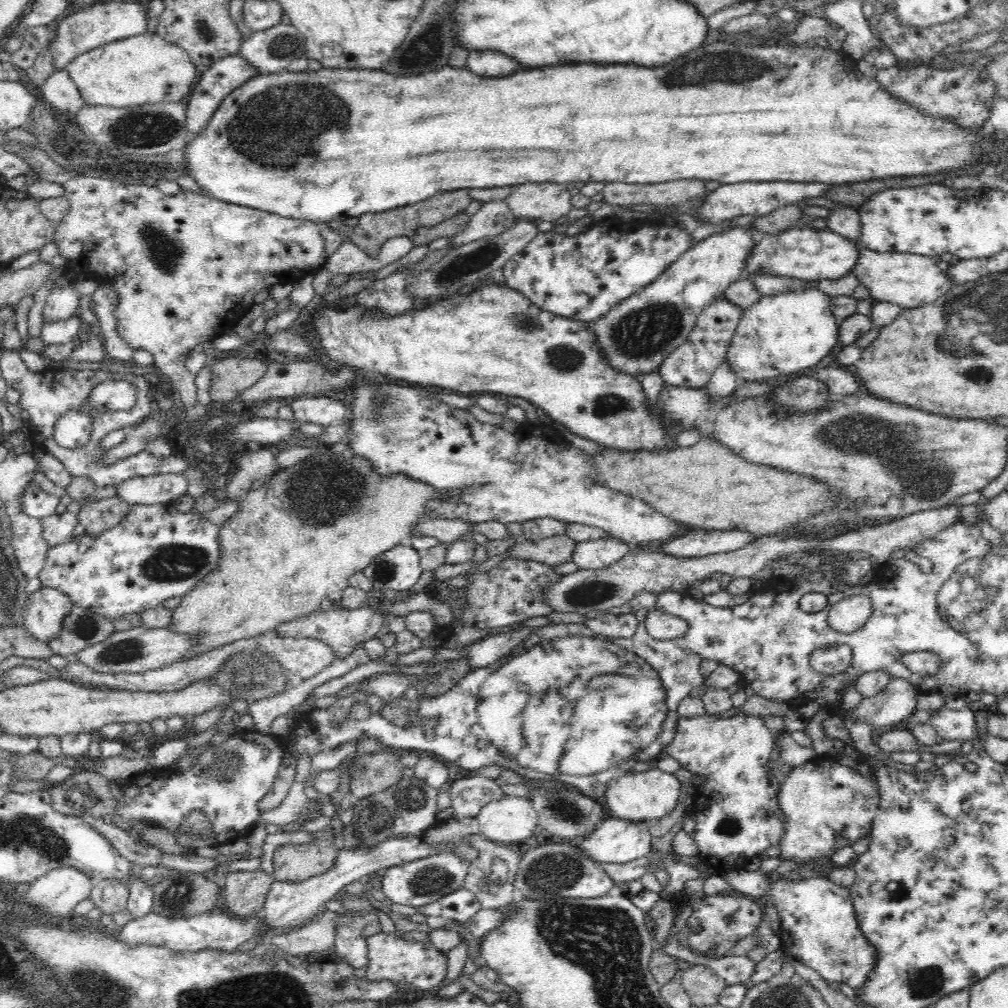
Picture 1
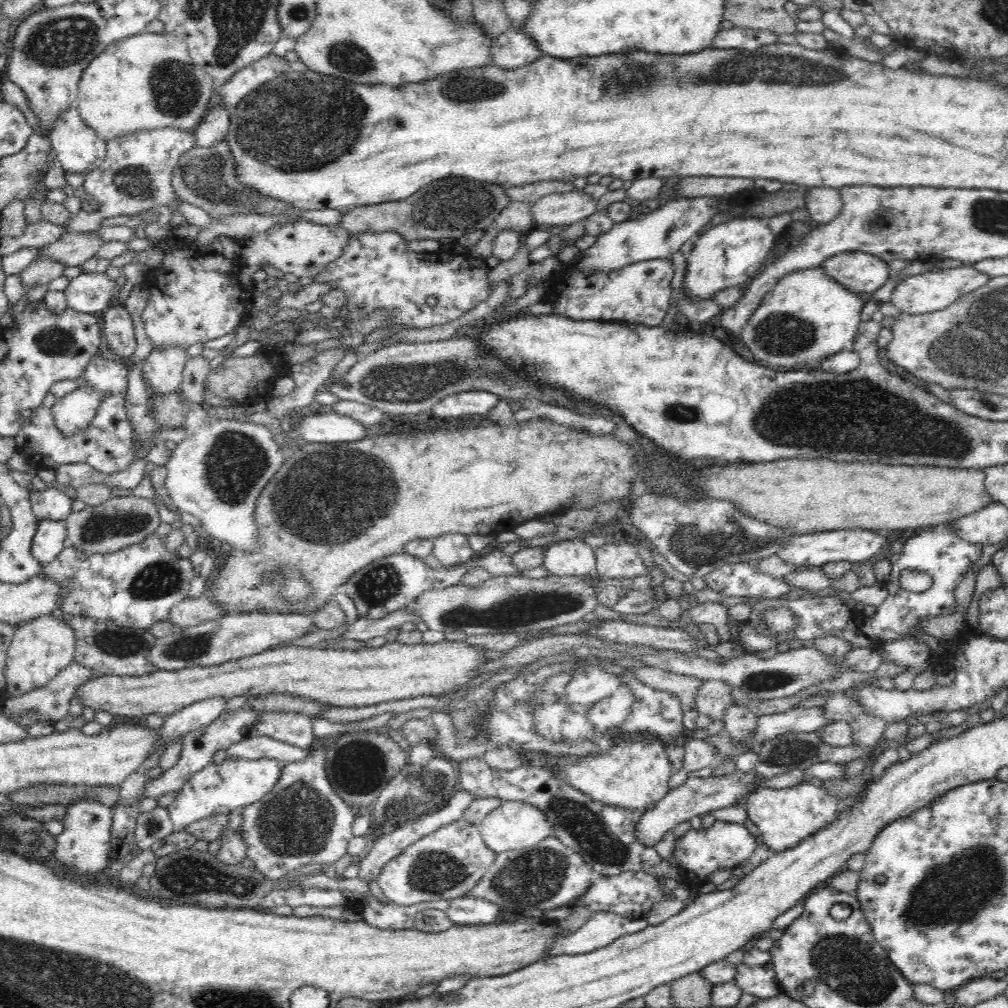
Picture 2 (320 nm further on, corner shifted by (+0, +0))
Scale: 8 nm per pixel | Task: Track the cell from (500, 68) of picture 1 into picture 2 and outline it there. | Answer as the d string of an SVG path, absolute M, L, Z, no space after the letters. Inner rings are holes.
M511 23L504 34L493 39L489 65L513 70L533 64L541 57L540 49L532 36L524 31L522 23Z

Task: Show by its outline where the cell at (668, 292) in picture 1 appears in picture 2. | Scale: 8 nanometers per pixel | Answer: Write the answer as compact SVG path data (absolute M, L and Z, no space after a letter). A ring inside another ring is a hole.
M758 217L734 218L708 229L695 239L693 249L686 257L683 282L685 296L690 299L710 299L723 288L740 286L742 282L752 279L763 266L775 239L776 235L772 233L766 219Z

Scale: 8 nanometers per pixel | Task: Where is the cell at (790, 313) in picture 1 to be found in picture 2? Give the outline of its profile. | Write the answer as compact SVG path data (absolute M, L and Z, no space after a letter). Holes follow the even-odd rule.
M824 267L807 268L790 273L776 284L762 298L760 306L754 310L741 333L741 341L752 352L754 360L768 368L782 368L784 372L790 370L808 370L820 364L825 358L846 349L848 342L854 341L861 323L860 314L865 298L838 283L828 276Z

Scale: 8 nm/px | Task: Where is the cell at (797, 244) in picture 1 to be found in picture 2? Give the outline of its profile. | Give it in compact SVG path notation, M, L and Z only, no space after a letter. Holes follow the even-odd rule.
M860 250L830 256L822 267L828 276L864 298L880 290L892 274L887 262Z

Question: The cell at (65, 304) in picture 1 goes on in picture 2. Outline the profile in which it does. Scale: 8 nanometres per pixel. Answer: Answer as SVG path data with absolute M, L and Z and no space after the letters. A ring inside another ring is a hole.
M81 272L64 290L69 311L97 315L114 305L120 286L103 272Z

